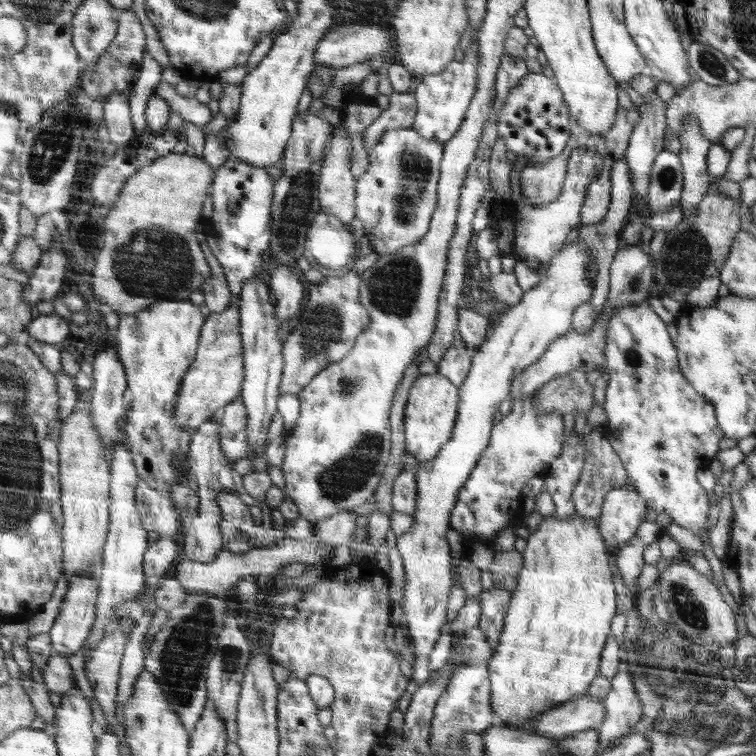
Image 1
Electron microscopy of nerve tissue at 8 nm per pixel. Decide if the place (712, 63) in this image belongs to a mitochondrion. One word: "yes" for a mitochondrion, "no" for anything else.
yes

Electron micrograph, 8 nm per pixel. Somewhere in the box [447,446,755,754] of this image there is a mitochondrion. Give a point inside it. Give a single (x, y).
(687, 700)

